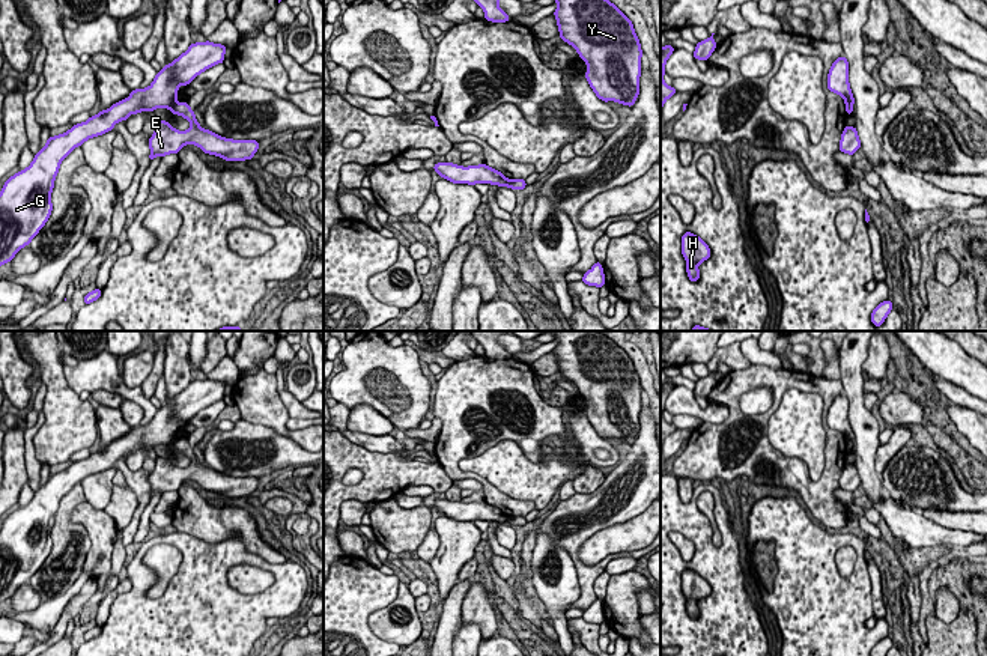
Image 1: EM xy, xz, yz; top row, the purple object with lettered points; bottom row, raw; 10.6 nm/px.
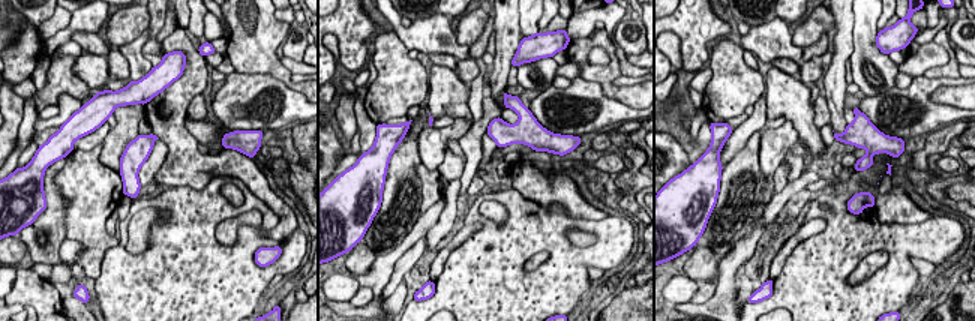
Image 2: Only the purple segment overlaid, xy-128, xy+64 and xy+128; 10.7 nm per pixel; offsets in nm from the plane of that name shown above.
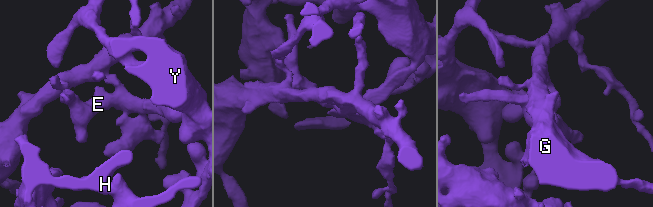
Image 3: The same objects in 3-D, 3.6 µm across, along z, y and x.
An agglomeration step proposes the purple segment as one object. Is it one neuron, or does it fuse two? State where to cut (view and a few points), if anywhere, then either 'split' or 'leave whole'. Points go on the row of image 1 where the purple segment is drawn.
xy (176, 101), (167, 107) | split

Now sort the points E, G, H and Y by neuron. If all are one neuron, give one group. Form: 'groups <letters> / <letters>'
groups E H Y / G

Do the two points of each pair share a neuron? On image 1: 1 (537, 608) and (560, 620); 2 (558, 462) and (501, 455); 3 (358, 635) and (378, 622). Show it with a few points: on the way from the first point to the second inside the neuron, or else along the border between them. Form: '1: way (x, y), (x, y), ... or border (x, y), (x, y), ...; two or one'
1: border (533, 583), (534, 592), (552, 625); two
2: way (545, 470), (515, 468); one
3: border (391, 601), (369, 617), (369, 628), (381, 640); two

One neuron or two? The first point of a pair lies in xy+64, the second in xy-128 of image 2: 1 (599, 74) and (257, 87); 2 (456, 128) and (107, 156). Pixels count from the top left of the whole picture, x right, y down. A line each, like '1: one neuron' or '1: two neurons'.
1: two neurons
2: two neurons

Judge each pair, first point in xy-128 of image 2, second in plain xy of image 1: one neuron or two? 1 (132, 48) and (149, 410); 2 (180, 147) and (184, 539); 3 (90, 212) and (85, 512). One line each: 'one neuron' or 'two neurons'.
1: one neuron
2: two neurons
3: one neuron

